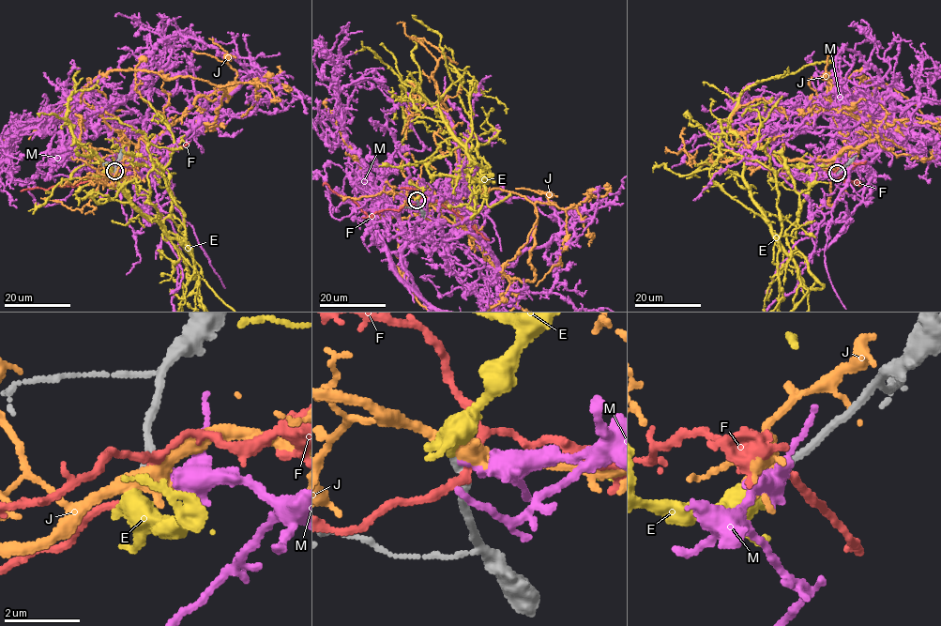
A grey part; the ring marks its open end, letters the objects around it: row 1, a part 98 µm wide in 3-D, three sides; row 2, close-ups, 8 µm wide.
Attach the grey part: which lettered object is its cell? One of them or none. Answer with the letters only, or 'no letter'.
E

